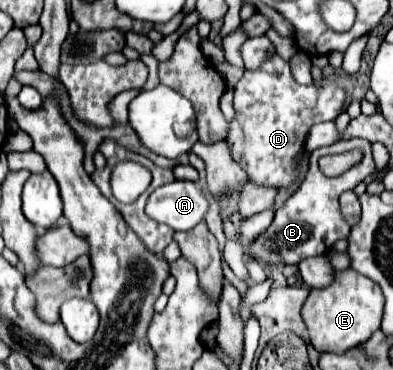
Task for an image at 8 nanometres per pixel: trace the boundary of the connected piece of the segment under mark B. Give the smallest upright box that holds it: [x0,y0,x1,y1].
[246,139,376,265]

